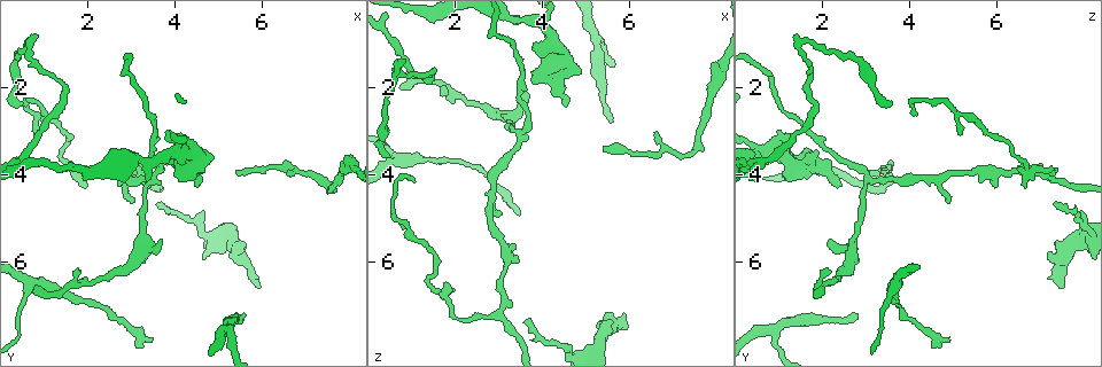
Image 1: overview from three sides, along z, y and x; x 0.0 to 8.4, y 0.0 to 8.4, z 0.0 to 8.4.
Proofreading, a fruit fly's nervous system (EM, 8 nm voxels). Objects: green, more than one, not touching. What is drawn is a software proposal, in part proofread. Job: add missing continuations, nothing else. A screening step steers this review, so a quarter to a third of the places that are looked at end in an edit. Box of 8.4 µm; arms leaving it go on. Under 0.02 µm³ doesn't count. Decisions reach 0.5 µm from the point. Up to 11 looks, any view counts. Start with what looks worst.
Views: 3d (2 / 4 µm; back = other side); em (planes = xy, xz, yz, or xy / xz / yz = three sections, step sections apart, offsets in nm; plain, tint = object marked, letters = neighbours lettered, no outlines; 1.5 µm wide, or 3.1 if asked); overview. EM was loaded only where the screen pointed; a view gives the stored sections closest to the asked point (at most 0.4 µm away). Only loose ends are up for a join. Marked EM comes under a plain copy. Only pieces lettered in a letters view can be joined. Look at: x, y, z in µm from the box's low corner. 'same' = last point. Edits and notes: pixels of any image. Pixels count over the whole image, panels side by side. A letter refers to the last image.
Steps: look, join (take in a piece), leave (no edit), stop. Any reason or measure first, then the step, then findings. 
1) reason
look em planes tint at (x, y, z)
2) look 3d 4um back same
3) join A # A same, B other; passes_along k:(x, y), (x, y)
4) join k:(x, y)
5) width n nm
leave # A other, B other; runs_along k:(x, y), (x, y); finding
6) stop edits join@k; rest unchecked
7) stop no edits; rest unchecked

thin end
look em planes letters at (5.55, 7.15, 2.75)

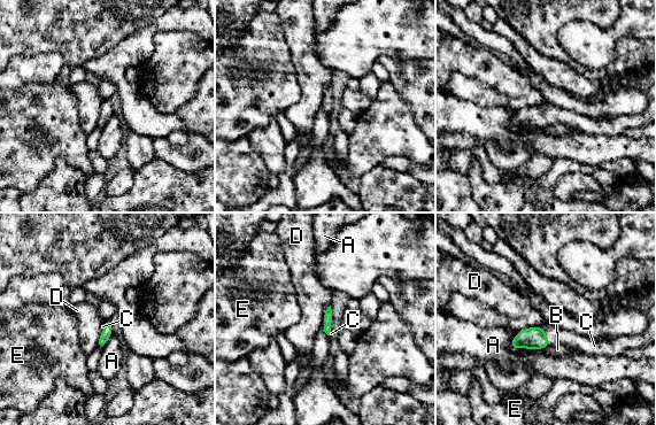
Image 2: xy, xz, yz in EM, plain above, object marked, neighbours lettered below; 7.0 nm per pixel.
join C # A other, B other, C same, D other, E other; passes_along 2:(532, 338), (546, 337), (555, 334); it goes on there

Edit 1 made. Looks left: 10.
look overview

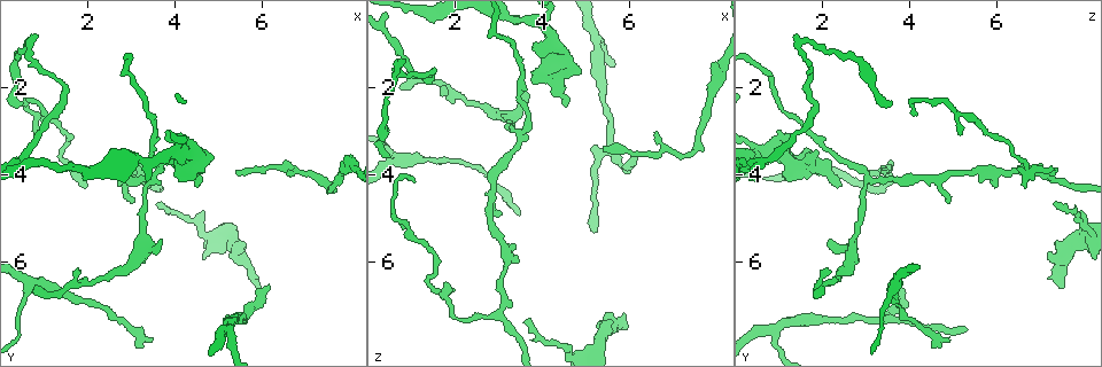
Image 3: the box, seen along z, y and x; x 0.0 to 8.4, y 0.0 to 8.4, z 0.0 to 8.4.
free end
look 3d 4um at (5.95, 6.60, 7.55)

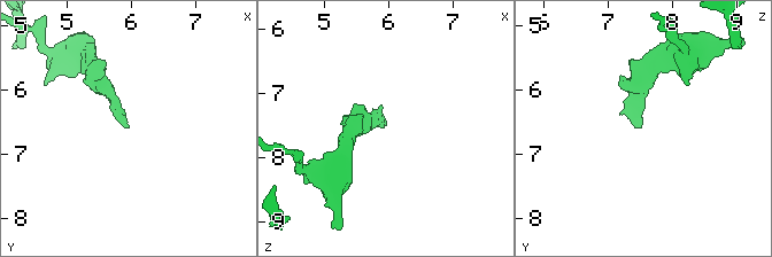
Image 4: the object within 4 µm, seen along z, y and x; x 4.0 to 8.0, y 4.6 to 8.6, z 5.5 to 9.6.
look em xy step 4 tint at (5.95, 6.65, 7.50)

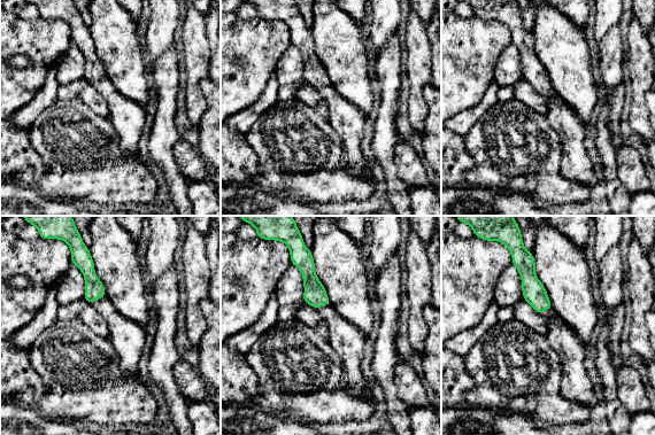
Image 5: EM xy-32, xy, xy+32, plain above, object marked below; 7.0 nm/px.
cut it another way
look em xz step 8 letters same

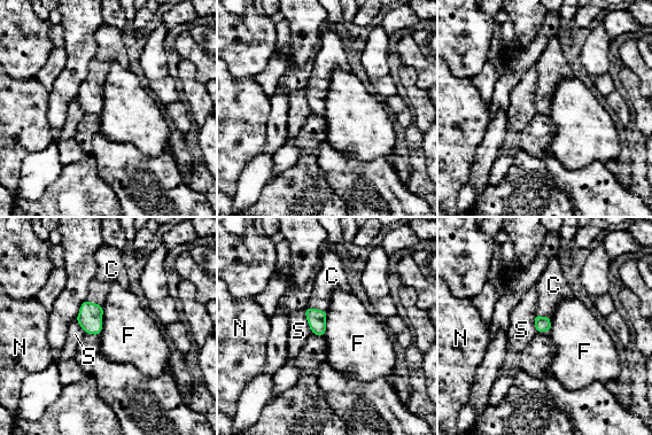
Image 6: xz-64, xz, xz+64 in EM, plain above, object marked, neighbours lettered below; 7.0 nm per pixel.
join C # C same, F other, N other, S other; passes_along 6:(316, 318), (318, 310), (331, 277); the neuron continues

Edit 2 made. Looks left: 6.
redraw
look overview

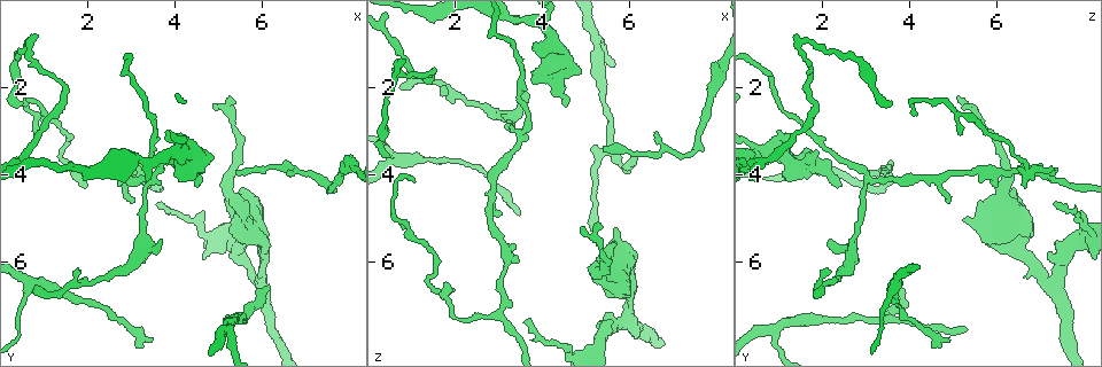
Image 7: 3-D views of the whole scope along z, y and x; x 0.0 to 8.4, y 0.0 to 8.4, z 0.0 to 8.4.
tapers out
look em yz step 4 letters at (5.40, 3.85, 3.45)

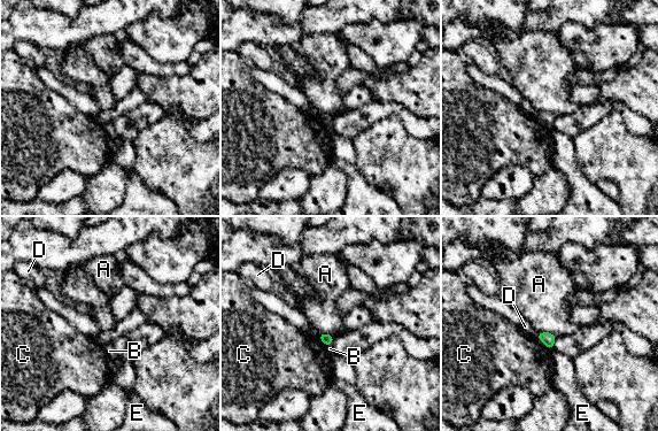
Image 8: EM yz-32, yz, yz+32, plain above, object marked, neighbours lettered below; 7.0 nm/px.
width 80 nm
leave # A other, B other, C other, D other, E other; border 8:(537, 332), (552, 332), (557, 336); none of them fits

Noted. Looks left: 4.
thin end
look 3d 4um at (5.15, 7.50, 5.25)

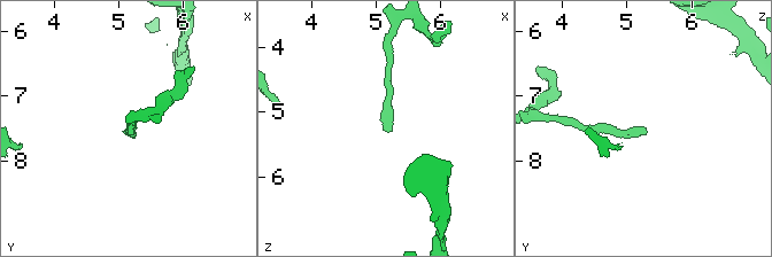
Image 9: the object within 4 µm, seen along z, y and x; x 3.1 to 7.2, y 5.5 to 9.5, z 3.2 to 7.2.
shape alone is not enough
look em planes letters at (5.15, 7.50, 5.30)

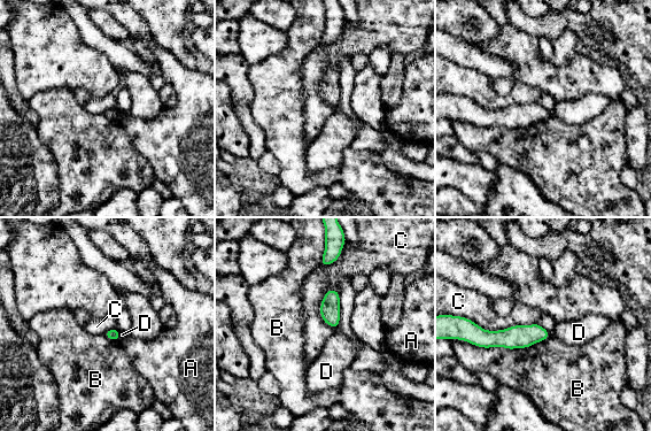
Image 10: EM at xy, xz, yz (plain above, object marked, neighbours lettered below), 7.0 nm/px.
leave # A other, B other, C other, D other; runs_along 10:(477, 332), (483, 337), (545, 335); none of them fits

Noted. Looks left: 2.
stop edits join@2, join@6; rest unchecked

